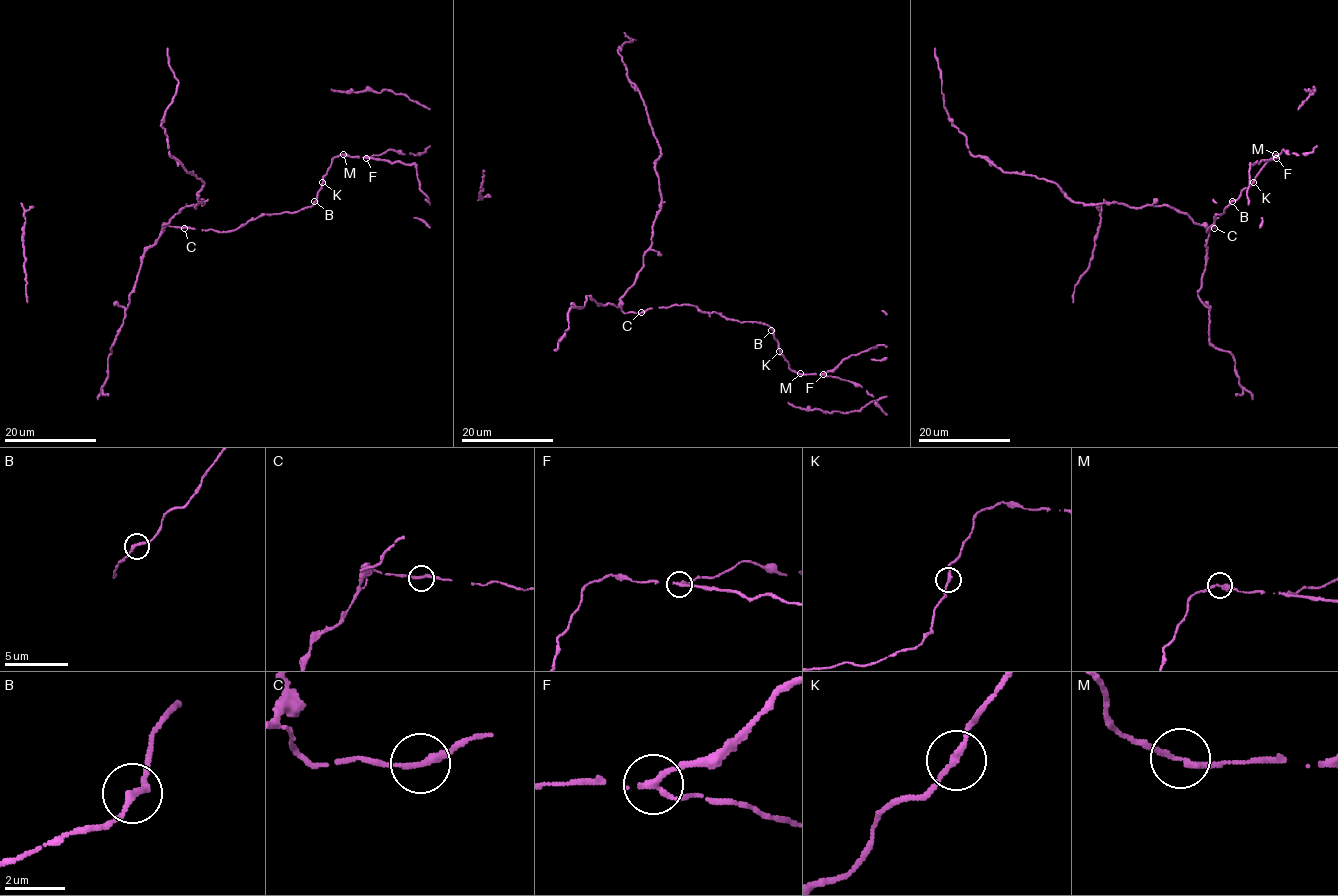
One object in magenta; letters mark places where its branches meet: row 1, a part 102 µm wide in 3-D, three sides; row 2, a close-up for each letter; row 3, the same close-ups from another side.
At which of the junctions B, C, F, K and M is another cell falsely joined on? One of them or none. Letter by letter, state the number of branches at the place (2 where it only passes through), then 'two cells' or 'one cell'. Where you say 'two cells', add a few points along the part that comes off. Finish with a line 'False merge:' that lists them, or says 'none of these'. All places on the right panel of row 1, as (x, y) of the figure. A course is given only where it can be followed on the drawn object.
B: 2 | one cell
C: 2 | one cell
F: 2 | two cells
K: 2 | one cell
M: 2 | one cell
False merge: F

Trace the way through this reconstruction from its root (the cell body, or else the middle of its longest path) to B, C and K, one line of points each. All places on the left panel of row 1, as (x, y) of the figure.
B: (209, 229), (232, 231), (262, 215), (295, 213), (310, 207), (314, 201)
C: (209, 229), (184, 228)
K: (209, 229), (232, 231), (265, 214), (295, 213), (310, 207), (317, 200), (322, 182)

